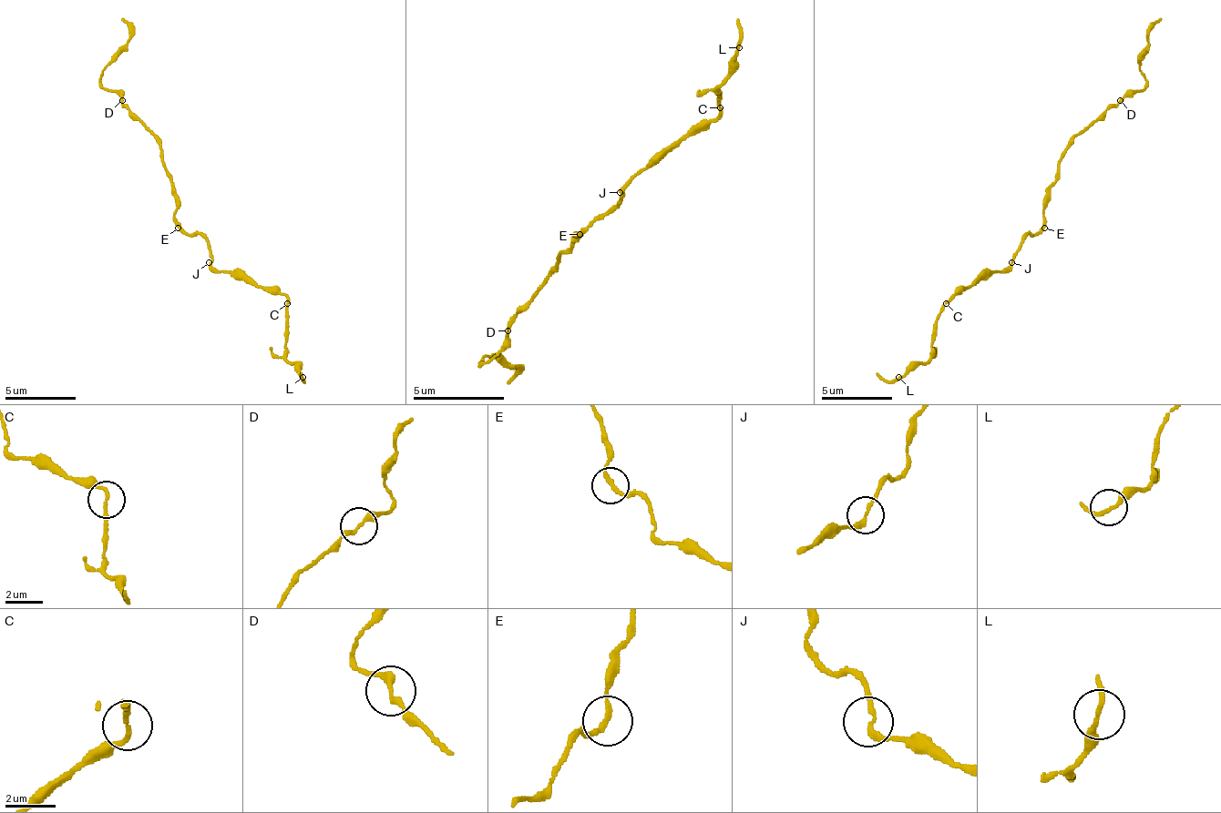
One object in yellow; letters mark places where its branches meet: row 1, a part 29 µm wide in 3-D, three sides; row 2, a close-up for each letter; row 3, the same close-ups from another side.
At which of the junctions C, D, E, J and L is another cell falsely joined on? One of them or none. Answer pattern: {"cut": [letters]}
{"cut": []}

